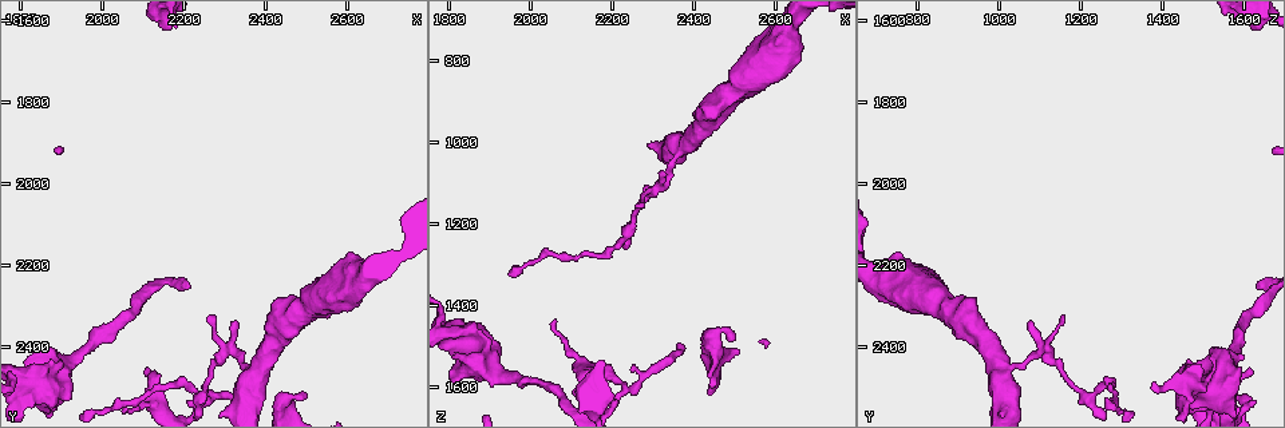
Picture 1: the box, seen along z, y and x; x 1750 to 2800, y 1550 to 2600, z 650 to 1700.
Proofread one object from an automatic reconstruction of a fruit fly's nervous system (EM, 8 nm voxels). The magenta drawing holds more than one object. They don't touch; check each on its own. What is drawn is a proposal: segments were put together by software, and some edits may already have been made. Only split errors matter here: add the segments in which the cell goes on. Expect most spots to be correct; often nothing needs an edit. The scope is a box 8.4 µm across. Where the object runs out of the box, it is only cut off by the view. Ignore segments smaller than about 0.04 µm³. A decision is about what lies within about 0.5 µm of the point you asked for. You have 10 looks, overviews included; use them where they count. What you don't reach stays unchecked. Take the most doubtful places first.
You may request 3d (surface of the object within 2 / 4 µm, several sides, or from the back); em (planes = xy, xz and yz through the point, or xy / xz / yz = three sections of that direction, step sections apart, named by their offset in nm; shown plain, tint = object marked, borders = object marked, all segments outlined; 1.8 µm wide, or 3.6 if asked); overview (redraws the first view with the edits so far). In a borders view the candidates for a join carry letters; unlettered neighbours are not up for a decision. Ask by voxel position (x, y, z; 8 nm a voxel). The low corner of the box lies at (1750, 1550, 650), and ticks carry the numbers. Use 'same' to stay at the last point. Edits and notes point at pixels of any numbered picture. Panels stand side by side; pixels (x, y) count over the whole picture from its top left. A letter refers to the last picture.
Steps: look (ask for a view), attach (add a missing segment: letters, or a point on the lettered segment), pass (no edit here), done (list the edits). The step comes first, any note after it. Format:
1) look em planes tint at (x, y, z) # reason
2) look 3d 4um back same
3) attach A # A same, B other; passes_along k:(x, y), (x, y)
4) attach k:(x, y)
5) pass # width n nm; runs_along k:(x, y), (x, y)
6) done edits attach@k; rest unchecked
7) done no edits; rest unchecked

look 3d 2um back at (2500, 2520, 1490) # an open end

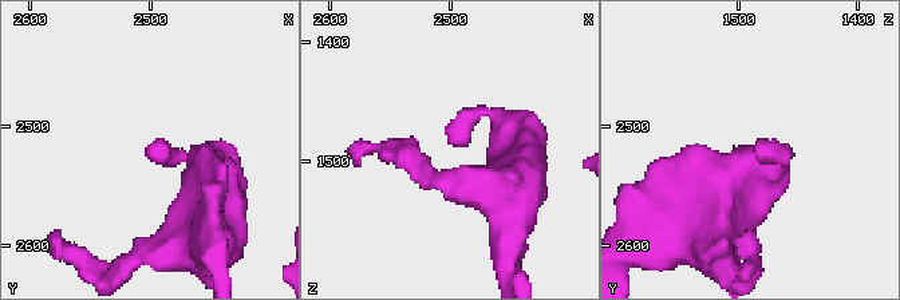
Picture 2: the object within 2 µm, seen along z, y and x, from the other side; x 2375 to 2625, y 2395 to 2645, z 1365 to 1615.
look em xz step 8 tint at (2496, 2520, 1488)

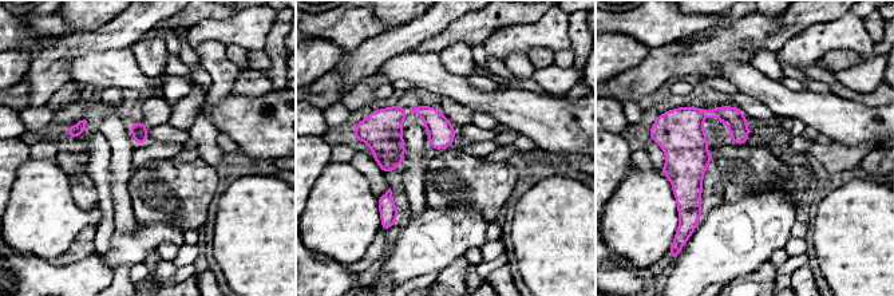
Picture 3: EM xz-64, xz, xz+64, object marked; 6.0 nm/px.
look em planes borders same

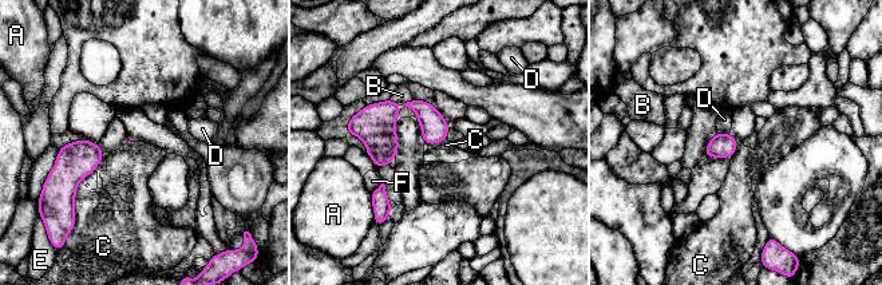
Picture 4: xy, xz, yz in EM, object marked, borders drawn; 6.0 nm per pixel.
attach B # longest_contact C 280 nm; A other, B same, C other, D other, E other, F other; it goes on there

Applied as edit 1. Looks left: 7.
look overview # redraw

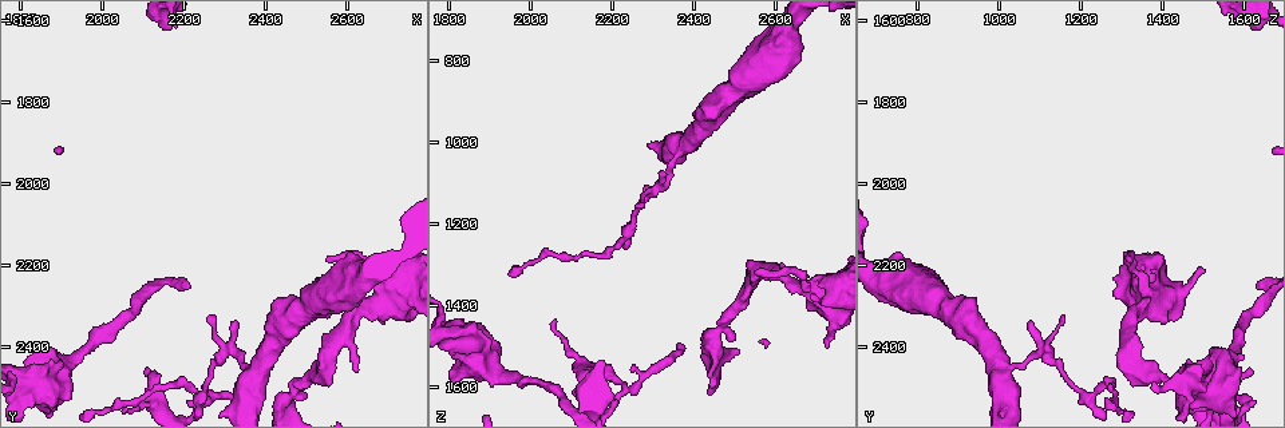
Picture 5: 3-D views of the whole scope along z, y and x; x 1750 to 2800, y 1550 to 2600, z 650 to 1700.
look em planes borders at (2690, 2210, 1370) # an open end

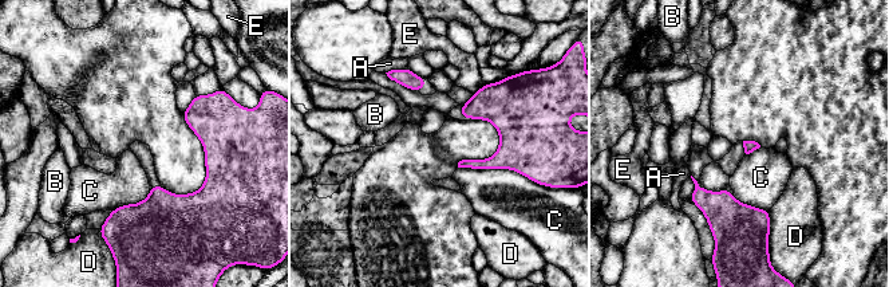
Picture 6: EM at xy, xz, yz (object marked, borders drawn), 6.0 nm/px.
pass # A other, B other, C other, D other, E other; border 6:(458, 166), (513, 169), (525, 177); none of them fits

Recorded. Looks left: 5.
look em planes plain at (2110, 2455, 1610) # an open end

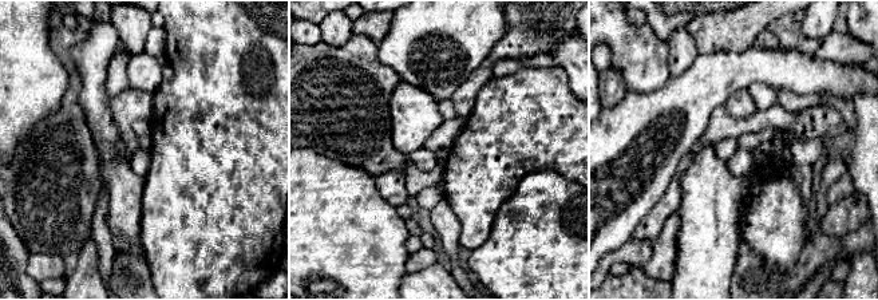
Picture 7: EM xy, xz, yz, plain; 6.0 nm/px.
look em planes borders same

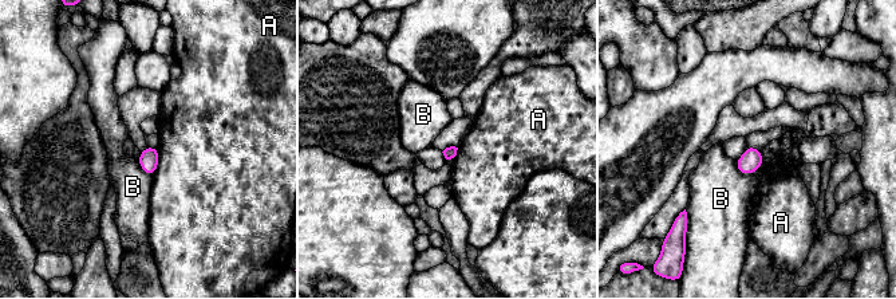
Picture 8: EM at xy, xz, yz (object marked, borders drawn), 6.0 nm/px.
pass # A other, B other; no lettered segment goes on from it

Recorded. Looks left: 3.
look em planes tint at (2305, 2415, 1115) # sharp bend

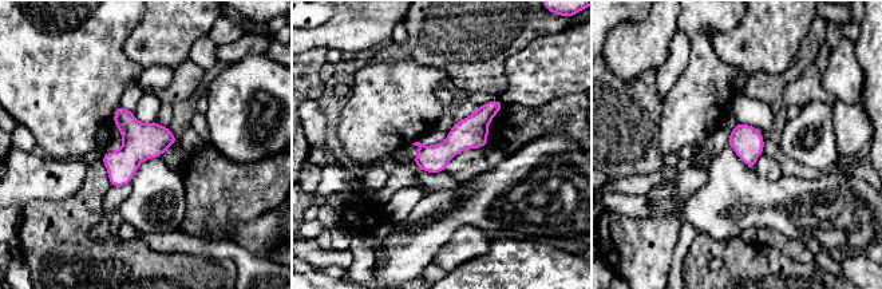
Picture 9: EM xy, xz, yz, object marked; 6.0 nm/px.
look em planes borders same # see the neighbours

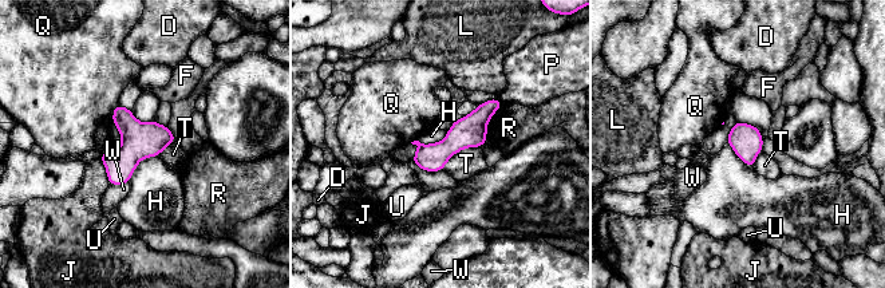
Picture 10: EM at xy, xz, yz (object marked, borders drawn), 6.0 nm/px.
pass # D other, F other, H other, J other, L other, P other, Q other, R other, T other, U other, W other; runs_along 10:(498, 103), (446, 149), (417, 160); no lettered segment goes on from it

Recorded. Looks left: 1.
done edits attach@4; rest unchecked

